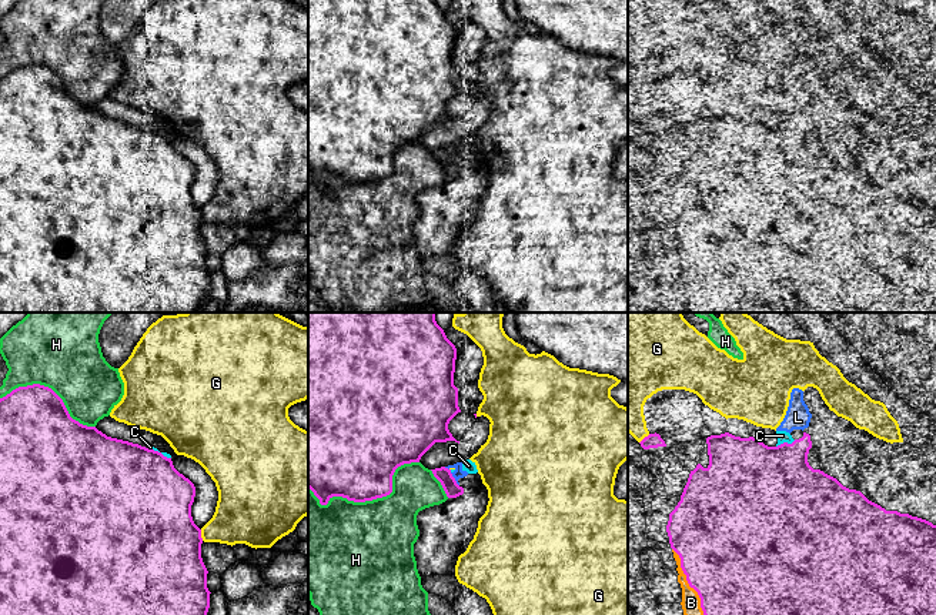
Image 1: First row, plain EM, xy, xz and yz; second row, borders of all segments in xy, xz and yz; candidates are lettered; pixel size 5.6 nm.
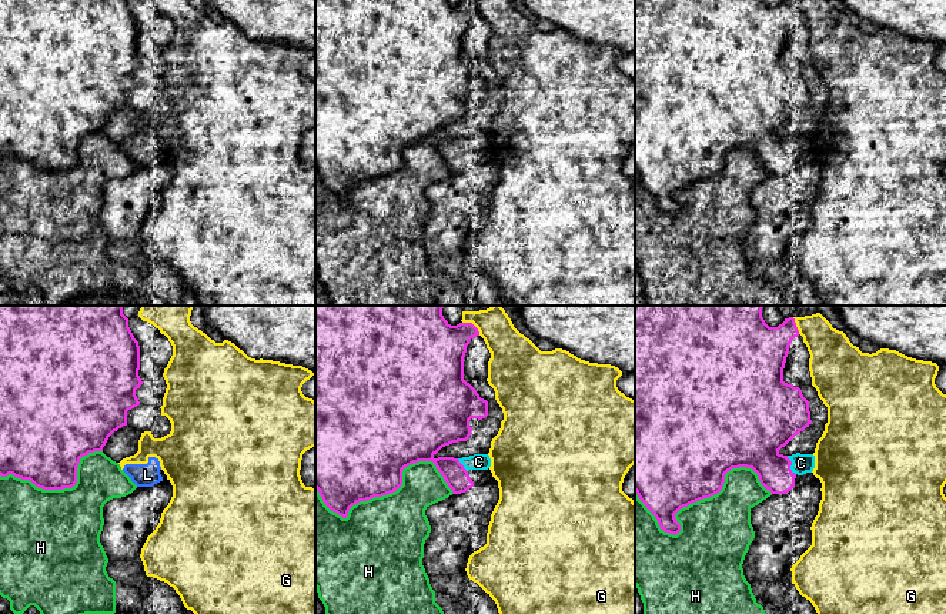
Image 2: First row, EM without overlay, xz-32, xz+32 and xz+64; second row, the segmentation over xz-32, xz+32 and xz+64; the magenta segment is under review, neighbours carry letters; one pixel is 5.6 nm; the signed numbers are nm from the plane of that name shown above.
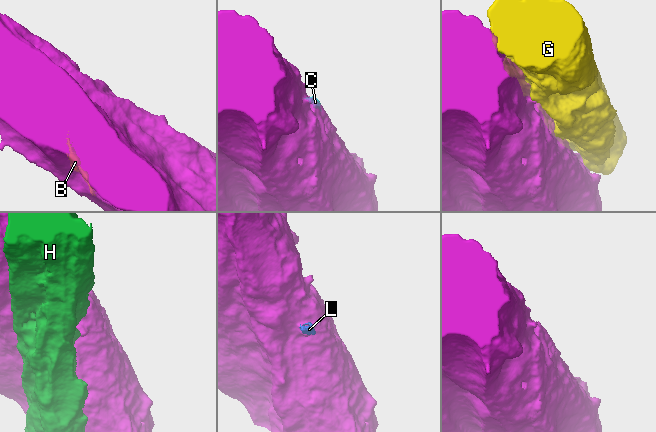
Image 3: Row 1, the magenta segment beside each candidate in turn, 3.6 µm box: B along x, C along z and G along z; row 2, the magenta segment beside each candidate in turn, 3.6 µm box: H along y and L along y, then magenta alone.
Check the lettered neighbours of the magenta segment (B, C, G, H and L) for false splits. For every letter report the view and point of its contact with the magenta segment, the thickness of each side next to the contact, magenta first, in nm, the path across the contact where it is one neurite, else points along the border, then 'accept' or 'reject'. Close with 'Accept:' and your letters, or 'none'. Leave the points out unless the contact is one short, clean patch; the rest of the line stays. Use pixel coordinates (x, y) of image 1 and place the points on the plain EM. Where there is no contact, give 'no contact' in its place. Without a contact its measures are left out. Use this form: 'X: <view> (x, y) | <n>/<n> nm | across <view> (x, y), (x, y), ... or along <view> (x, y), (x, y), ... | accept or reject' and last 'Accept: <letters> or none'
B: yz (694, 268) | 500/110 nm | accept
C: yz (785, 123) | 440/60 nm | accept
G: xy (200, 216) | 500/300 nm | reject
H: xz (370, 180) | 460/480 nm | reject
L: xz (454, 160) | 90/60 nm | reject
Accept: B, C

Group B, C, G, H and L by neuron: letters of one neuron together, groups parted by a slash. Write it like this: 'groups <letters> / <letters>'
groups B C / G L / H

